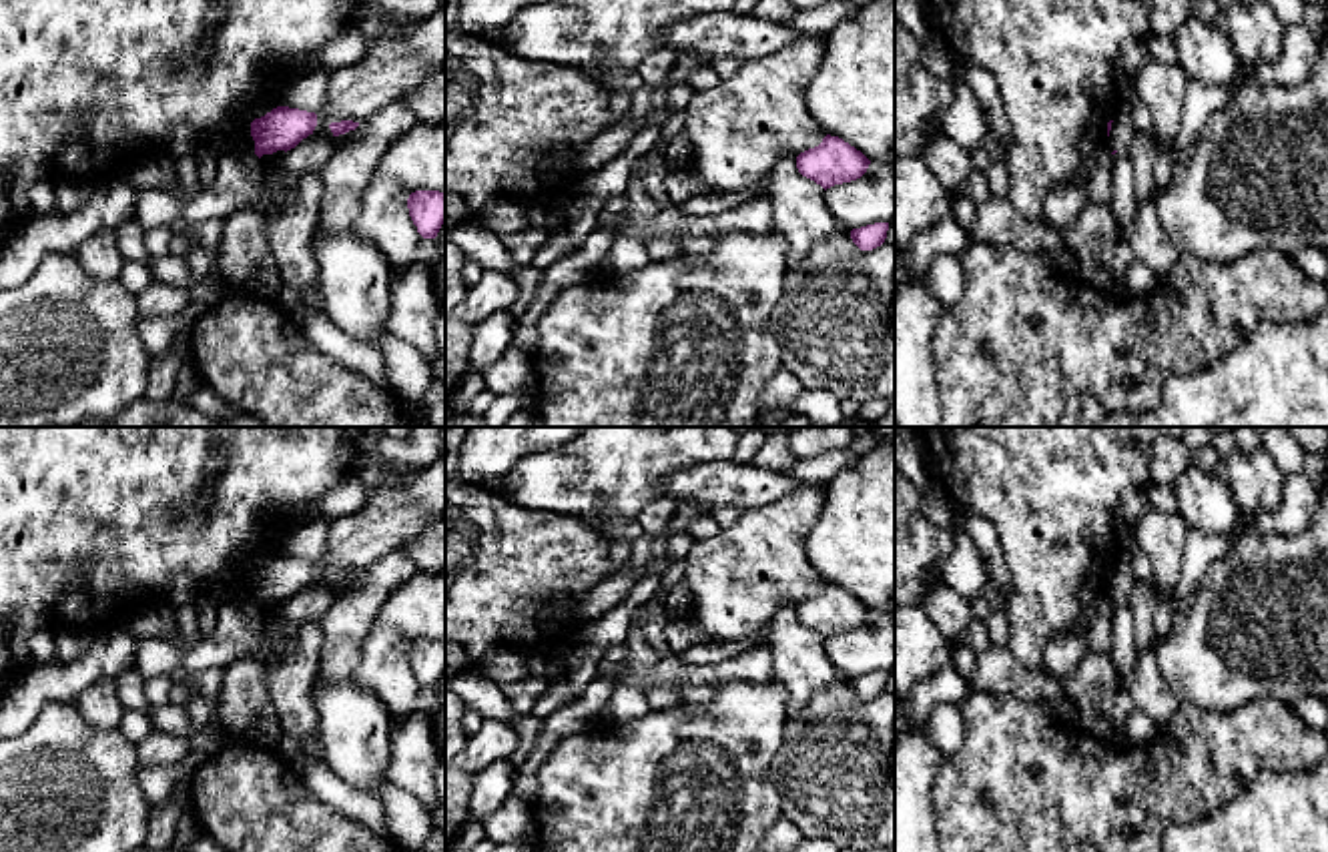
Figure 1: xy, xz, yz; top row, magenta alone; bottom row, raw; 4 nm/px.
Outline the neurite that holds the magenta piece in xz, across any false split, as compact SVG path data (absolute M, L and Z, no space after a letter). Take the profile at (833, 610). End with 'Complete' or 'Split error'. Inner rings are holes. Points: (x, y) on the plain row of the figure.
M831 583L818 595L796 605L798 621L824 640L861 627L869 613L871 609L861 599Z. Complete

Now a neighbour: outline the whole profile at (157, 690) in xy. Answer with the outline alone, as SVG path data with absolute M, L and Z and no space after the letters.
M154 676L144 684L148 708L162 708L171 704L173 680L171 676Z

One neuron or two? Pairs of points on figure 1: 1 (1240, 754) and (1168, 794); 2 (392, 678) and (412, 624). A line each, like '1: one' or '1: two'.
1: one
2: one

